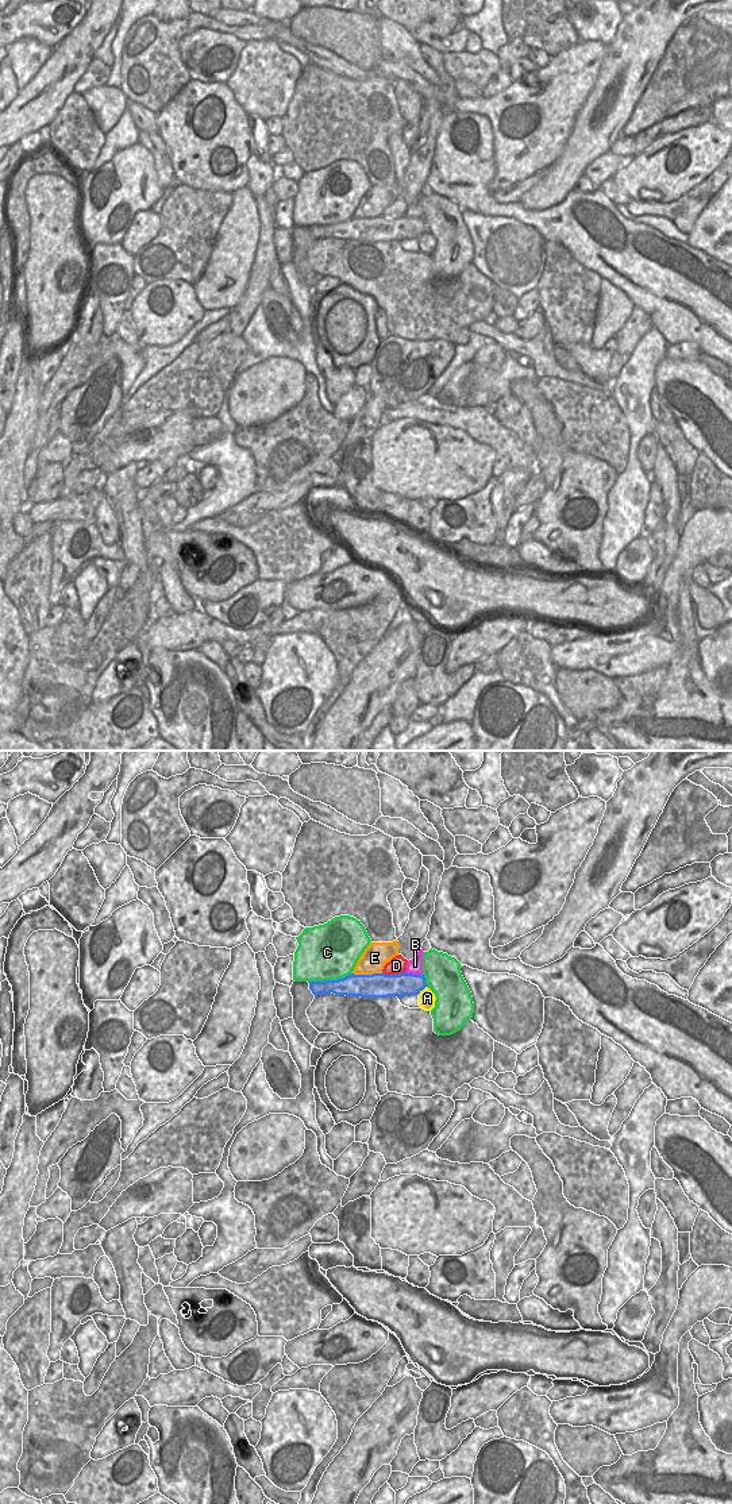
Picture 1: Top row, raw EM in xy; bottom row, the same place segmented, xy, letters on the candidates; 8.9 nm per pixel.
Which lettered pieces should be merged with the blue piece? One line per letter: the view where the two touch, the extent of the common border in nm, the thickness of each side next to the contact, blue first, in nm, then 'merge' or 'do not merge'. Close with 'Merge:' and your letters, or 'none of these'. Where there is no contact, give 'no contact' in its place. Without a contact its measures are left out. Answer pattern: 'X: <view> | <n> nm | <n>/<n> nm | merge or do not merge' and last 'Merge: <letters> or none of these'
A: xy | 120 nm | 200/150 nm | do not merge
B: xy | 160 nm | 200/140 nm | do not merge
C: xy | 400 nm | 190/480 nm | do not merge
D: xy | 200 nm | 220/150 nm | do not merge
E: xy | 280 nm | 220/220 nm | do not merge
Merge: none of these

